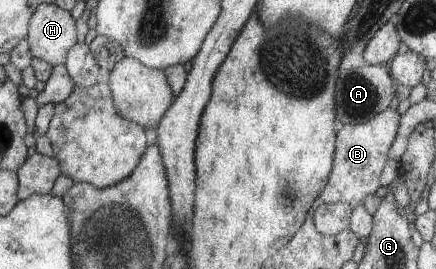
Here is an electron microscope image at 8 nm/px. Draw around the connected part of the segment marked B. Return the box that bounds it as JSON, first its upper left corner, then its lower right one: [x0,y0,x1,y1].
[314,108,401,208]

